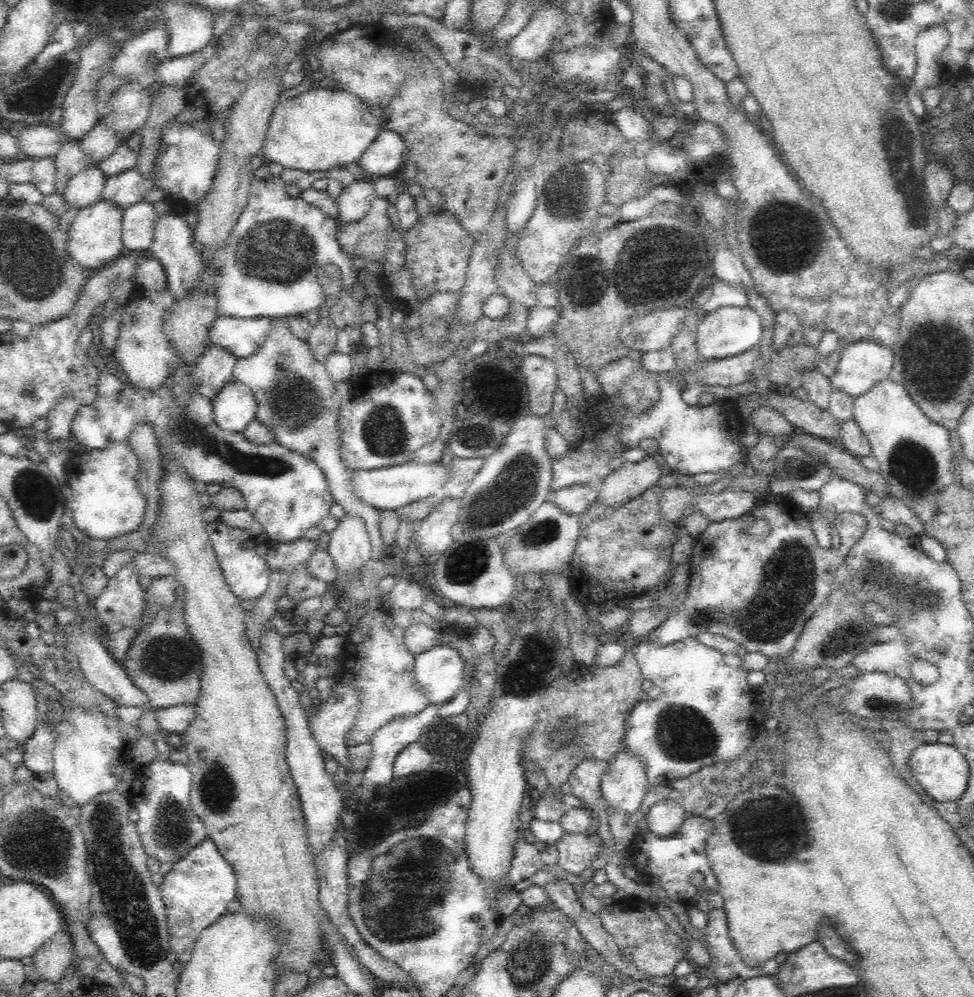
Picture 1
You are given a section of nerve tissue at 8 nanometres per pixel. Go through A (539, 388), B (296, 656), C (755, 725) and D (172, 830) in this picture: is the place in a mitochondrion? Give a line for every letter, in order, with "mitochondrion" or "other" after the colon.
A: other
B: other
C: other
D: mitochondrion

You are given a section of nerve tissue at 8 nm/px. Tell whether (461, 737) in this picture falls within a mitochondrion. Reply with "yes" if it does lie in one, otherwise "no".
no

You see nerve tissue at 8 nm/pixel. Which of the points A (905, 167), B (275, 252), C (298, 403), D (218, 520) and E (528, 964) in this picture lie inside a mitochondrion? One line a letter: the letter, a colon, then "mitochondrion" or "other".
A: mitochondrion
B: mitochondrion
C: mitochondrion
D: other
E: mitochondrion

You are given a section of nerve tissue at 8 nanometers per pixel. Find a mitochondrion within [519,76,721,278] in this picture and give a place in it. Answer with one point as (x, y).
(561, 202)

